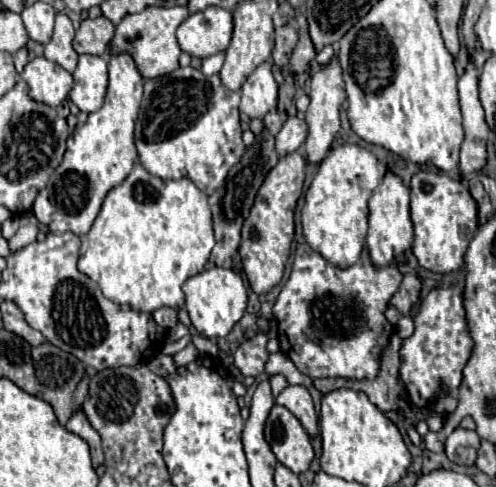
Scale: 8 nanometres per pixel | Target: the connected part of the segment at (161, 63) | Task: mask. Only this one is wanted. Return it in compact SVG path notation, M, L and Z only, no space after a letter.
M149 7L141 13L133 13L133 15L125 15L121 19L121 23L115 27L115 35L113 41L109 43L109 51L111 55L119 55L119 53L129 53L139 69L139 73L145 79L155 79L161 77L165 73L171 73L173 69L179 67L179 55L181 55L181 47L175 39L175 31L181 25L181 21L185 21L185 17L189 17L187 7Z

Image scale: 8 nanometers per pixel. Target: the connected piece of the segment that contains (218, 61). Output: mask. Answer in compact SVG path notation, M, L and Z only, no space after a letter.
M217 53L217 55L211 55L211 57L203 59L203 67L201 67L201 71L203 71L203 73L209 73L209 75L219 73L221 67L223 67L223 59L225 59L223 53Z

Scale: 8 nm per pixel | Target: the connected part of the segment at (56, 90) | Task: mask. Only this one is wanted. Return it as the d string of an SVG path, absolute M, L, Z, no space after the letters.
M45 57L31 59L25 65L21 77L29 87L29 97L49 107L57 107L63 99L67 99L73 85L71 73L61 65L47 61Z

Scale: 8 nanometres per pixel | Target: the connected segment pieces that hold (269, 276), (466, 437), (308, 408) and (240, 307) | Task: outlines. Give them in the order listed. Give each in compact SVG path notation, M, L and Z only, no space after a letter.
M295 151L281 157L279 163L267 173L263 185L255 195L251 213L241 227L241 245L239 245L241 265L243 265L243 273L251 283L251 289L257 295L271 291L283 279L285 263L293 241L293 211L299 195L303 193L303 181L305 181L303 155Z
M455 427L455 431L445 439L445 453L457 465L473 465L477 447L479 435L463 427Z
M287 385L277 397L275 397L277 405L285 405L305 427L305 431L315 437L319 433L317 427L317 413L315 413L315 405L313 399L307 391L307 387L303 385Z
M205 269L185 281L183 293L185 309L191 317L191 323L203 337L225 337L233 329L233 325L243 317L247 307L247 291L243 287L243 279L233 269Z

